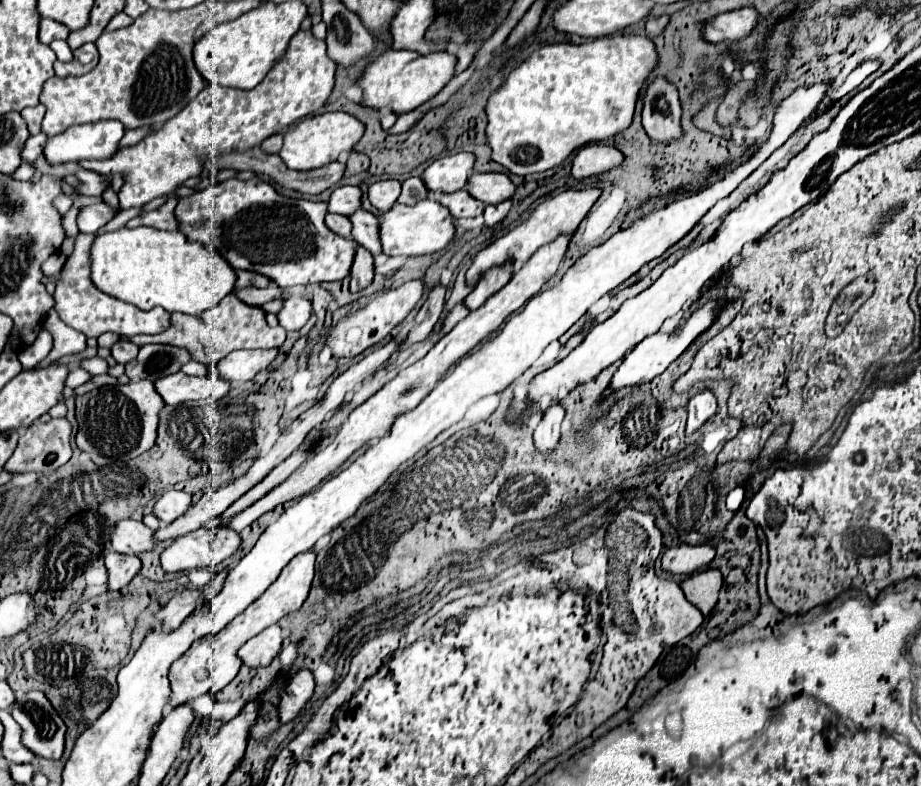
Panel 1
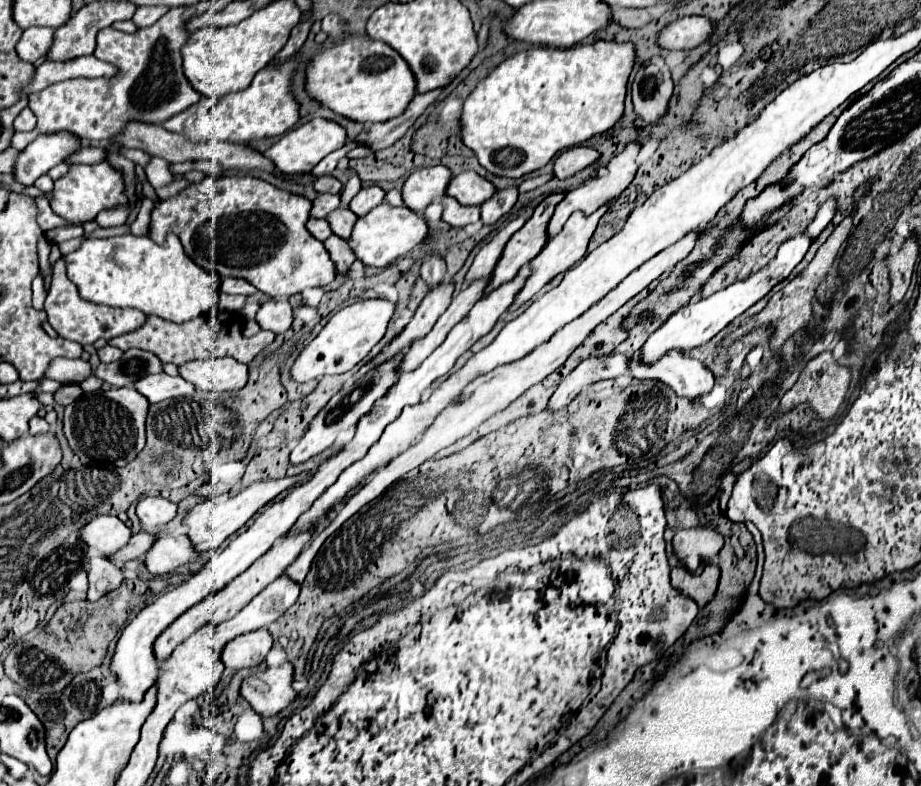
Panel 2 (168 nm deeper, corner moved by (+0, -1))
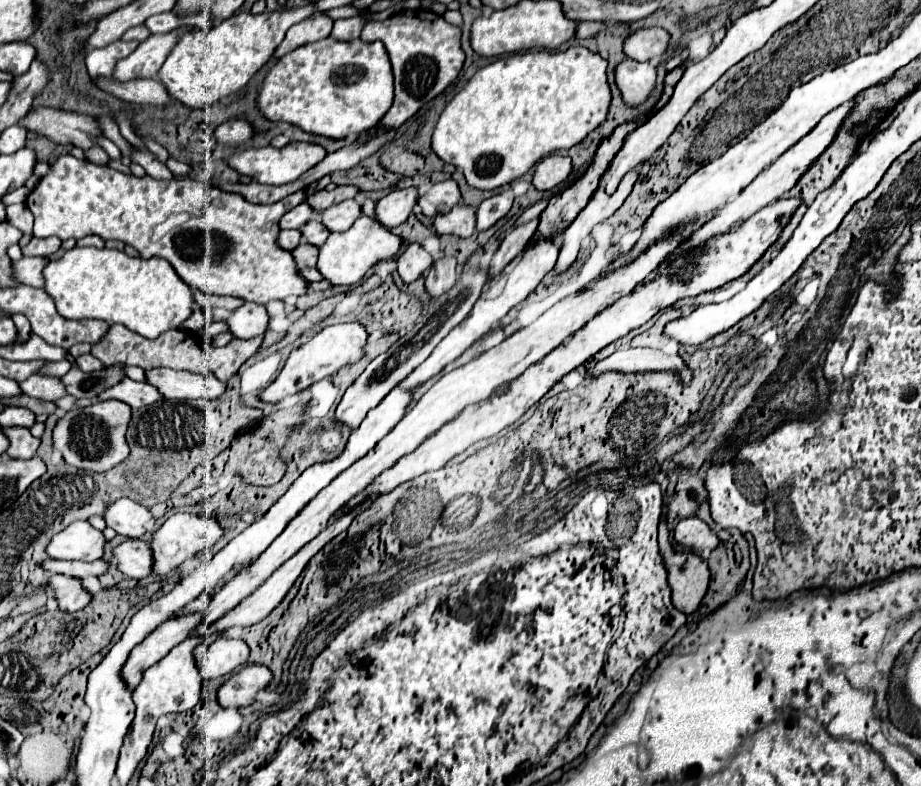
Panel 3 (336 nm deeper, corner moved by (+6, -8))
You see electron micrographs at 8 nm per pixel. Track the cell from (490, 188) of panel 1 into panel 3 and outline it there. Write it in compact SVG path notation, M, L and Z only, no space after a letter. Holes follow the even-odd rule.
M454 180L438 182L426 194L418 196L418 206L422 208L422 214L430 218L448 212L458 202L462 202L462 198L460 198L458 184Z

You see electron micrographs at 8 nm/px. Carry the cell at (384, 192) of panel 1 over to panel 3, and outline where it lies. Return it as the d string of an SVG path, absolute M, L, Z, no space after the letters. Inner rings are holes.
M344 200L320 212L320 222L324 222L324 226L330 232L344 232L354 224L358 216L360 216L360 204L356 200Z

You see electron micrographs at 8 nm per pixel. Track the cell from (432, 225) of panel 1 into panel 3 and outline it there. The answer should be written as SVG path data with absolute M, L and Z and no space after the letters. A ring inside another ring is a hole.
M358 218L348 232L334 232L328 236L328 242L318 248L316 270L332 286L352 286L362 280L362 276L380 260L394 258L400 250L400 236L394 236L390 230L380 226L374 218Z

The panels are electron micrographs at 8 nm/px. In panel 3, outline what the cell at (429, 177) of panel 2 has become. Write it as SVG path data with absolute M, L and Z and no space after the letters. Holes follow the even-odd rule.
M406 188L406 190L392 190L384 198L376 202L376 214L374 218L388 230L394 226L400 226L406 222L406 218L412 214L412 208L416 206L418 192L416 188Z

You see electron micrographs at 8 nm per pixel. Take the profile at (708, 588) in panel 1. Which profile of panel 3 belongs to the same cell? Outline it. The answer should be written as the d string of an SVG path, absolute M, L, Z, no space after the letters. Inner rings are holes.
M666 508L660 520L660 552L664 556L668 568L668 584L672 588L672 604L682 610L684 614L692 614L708 588L710 570L708 564L694 552L678 552L672 548L668 540L668 526L666 526Z

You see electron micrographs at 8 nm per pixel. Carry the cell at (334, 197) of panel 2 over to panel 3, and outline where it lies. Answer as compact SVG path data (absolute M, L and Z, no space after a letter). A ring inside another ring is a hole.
M304 202L304 204L296 206L294 210L290 210L288 214L284 214L284 216L280 218L280 228L282 228L282 230L290 230L290 228L296 228L296 230L298 230L298 228L304 226L314 214L316 214L314 208Z

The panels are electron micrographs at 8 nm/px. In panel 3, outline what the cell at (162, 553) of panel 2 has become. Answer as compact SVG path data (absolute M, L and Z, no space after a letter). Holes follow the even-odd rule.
M126 540L112 550L112 564L126 578L146 578L152 574L152 552L144 540Z

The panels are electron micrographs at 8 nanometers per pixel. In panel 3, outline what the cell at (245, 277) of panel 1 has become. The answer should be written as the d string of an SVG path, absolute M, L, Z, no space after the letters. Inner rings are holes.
M194 290L194 302L198 306L212 306L212 308L224 308L224 310L236 310L240 308L244 302L240 298L232 298L232 296L204 296L202 292Z

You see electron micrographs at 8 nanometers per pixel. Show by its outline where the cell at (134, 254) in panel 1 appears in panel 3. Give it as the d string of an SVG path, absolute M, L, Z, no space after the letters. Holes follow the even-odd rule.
M72 248L62 258L48 262L42 274L44 274L44 290L54 298L58 314L68 320L96 318L96 320L104 320L108 324L118 322L118 324L128 326L132 332L152 340L152 338L158 338L166 330L178 328L192 314L190 288L180 280L180 276L174 272L174 268L168 266L168 262L162 258L144 260L144 258L130 258L120 250Z

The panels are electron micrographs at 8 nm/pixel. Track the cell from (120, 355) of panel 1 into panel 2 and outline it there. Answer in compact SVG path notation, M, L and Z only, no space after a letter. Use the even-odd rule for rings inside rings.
M106 345L106 347L102 347L102 349L98 351L98 355L100 355L100 361L102 361L102 363L112 363L114 359L120 359L120 357L124 355L124 351L118 349L118 347Z

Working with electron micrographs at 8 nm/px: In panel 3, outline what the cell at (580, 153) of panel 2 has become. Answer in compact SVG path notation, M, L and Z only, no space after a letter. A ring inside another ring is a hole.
M558 154L546 156L536 164L532 184L536 190L550 190L568 178L570 168L572 162L568 156L558 156Z

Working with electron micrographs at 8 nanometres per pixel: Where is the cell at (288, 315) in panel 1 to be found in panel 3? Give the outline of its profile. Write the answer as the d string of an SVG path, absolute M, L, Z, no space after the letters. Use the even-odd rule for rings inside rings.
M244 302L238 310L234 310L226 320L228 332L234 338L254 338L266 332L268 326L268 312L264 306L256 302Z

